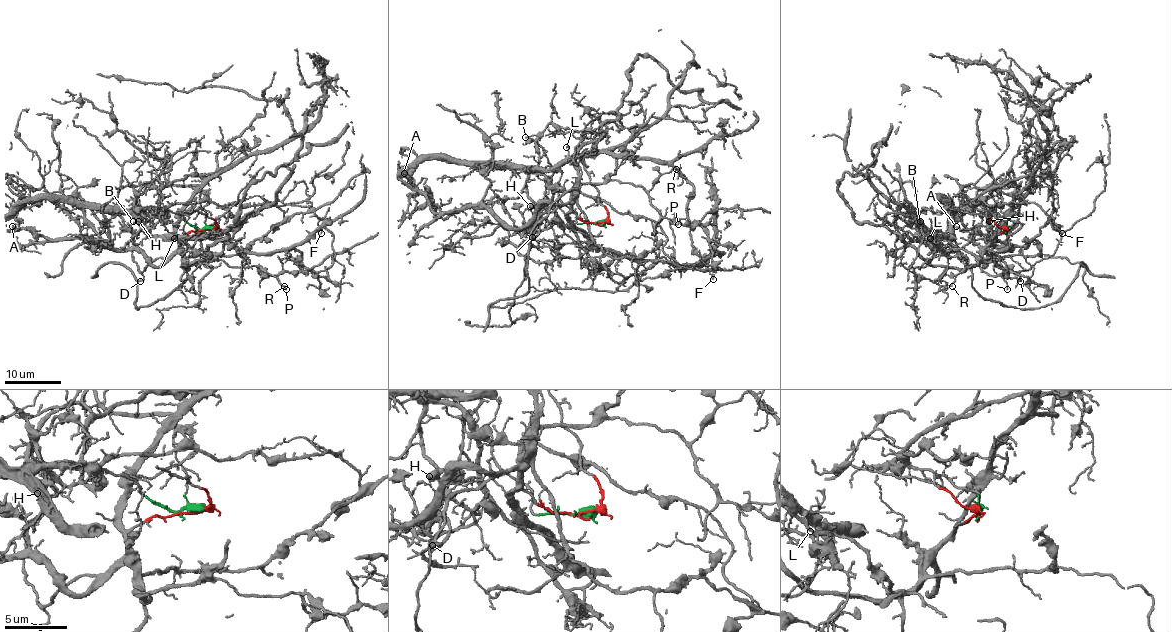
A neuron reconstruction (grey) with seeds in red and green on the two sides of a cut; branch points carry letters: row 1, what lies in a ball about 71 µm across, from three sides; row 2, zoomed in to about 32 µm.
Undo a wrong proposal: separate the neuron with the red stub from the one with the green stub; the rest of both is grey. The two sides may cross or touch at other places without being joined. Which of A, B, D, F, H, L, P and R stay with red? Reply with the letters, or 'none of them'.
D, F, P, R

